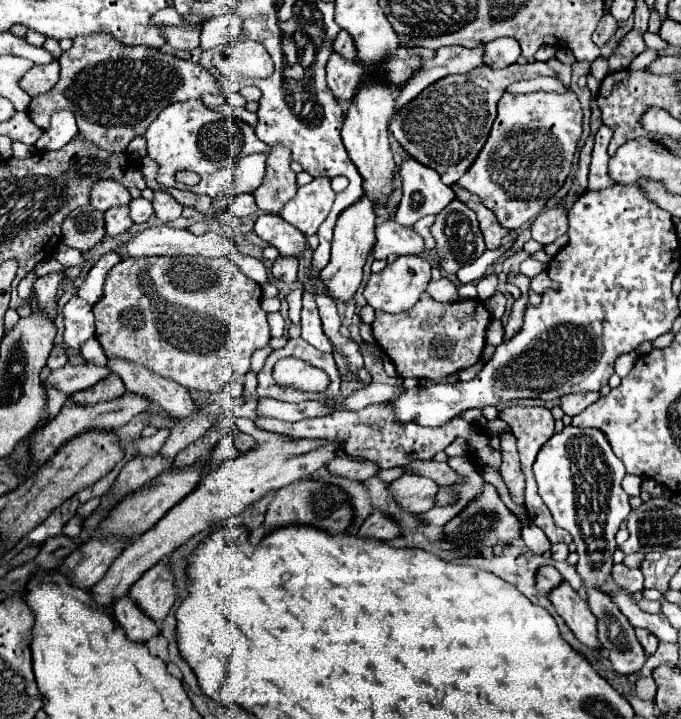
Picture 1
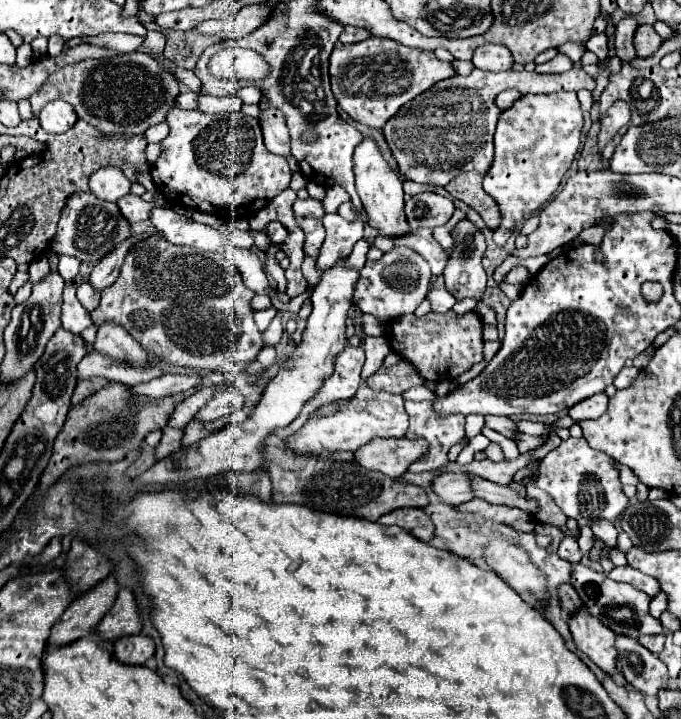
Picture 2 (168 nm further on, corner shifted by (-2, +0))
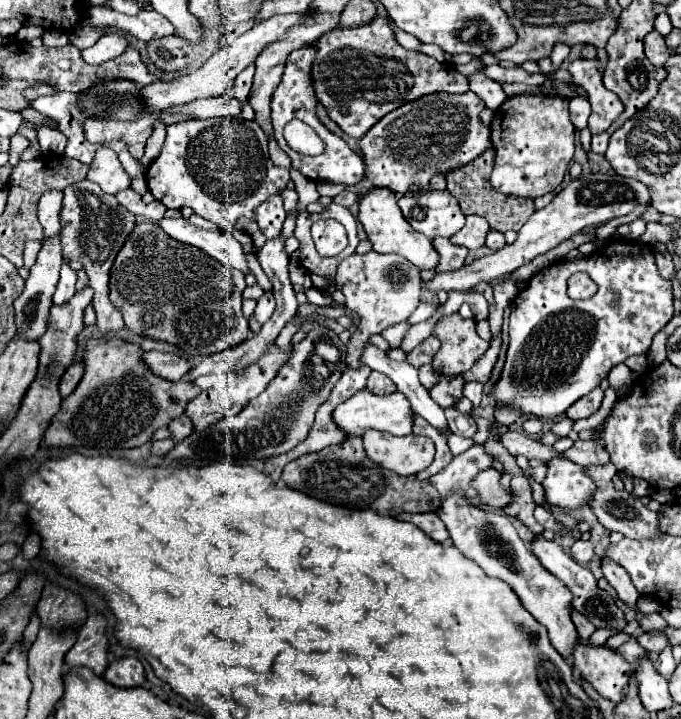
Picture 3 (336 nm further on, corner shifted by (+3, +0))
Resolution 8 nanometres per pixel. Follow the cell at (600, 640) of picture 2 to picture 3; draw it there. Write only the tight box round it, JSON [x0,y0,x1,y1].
[574,643,632,703]

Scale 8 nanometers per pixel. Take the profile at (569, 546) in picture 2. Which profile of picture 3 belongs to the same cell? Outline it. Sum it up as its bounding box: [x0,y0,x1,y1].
[570,541,594,563]

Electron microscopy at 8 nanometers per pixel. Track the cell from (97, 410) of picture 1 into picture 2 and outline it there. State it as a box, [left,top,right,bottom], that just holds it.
[129,375,201,399]

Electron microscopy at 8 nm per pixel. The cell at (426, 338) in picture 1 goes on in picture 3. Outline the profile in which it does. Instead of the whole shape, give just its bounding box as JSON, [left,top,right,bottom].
[432,313,488,375]

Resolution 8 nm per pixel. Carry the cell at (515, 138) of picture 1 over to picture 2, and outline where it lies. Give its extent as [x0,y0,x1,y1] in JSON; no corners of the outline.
[483,91,583,245]

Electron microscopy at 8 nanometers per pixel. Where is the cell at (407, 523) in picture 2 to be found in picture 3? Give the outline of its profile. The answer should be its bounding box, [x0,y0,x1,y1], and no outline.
[398,513,448,543]

